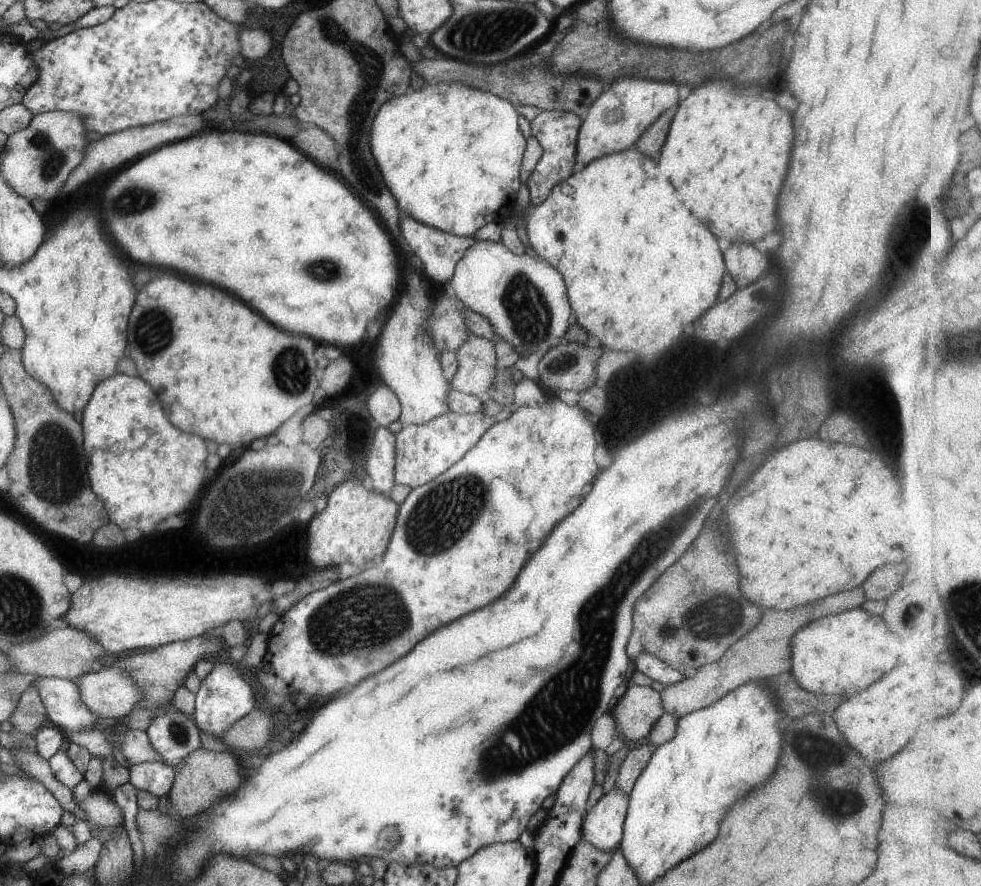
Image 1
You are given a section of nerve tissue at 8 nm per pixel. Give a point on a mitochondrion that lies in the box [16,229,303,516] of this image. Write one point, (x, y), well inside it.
(55, 465)

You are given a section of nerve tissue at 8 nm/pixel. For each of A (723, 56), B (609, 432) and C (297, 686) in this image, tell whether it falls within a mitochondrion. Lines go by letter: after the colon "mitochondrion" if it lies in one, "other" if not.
A: mitochondrion
B: other
C: other

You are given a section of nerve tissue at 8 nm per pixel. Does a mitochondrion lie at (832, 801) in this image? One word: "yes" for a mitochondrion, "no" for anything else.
yes

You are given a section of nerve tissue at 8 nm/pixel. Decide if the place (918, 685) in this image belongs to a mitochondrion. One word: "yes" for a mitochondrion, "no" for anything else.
no

